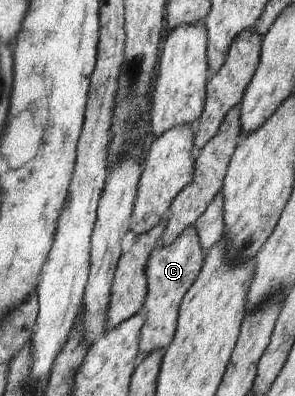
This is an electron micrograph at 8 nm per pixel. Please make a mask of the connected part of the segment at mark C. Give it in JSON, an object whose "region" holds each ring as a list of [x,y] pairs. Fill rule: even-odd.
{"region":[[[194,225],[184,229],[169,245],[158,244],[152,250],[145,267],[147,290],[141,309],[144,325],[140,330],[137,343],[140,356],[169,346],[176,329],[177,309],[181,299],[195,282],[202,264],[202,250]]]}

